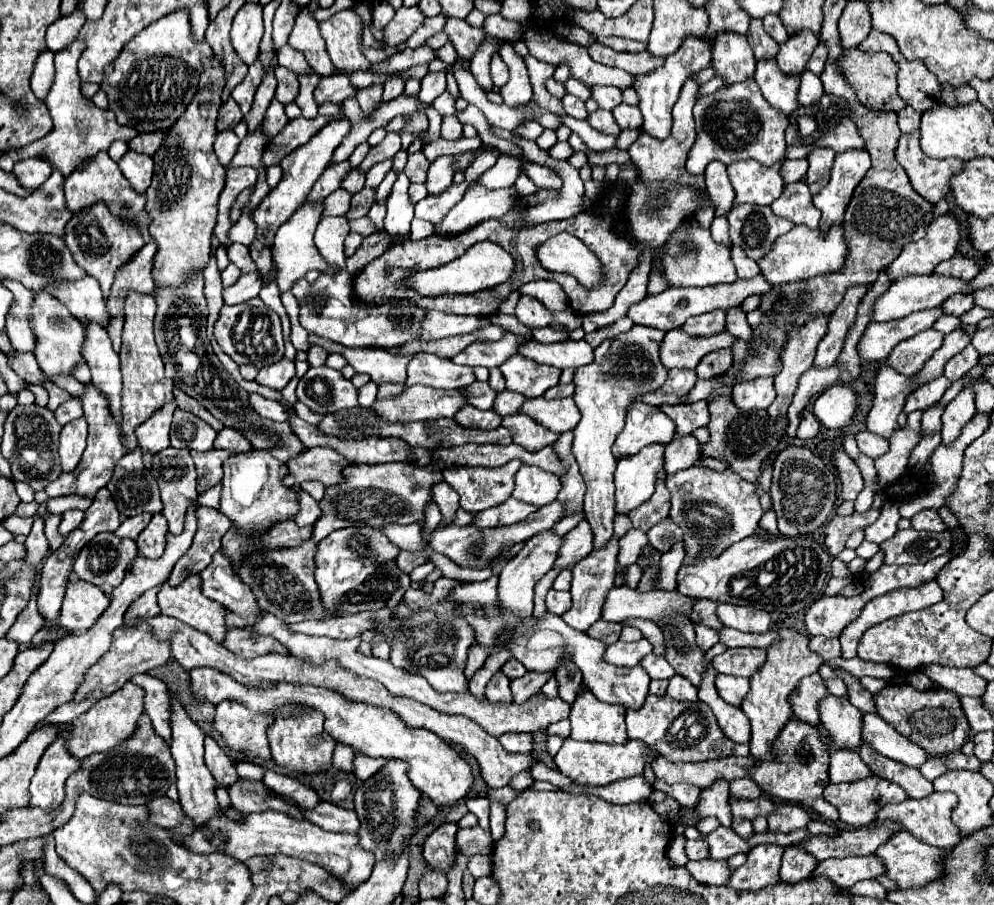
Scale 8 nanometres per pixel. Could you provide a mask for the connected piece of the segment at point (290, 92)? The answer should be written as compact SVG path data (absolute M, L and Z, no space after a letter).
M276 67L274 69L276 73L276 79L278 79L278 89L276 89L276 99L282 103L282 105L288 105L292 103L292 99L296 99L296 93L298 93L298 77L296 73L284 69L284 67Z

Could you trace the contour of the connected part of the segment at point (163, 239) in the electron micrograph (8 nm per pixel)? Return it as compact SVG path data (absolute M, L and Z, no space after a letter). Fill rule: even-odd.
M202 61L202 65L210 65L210 67L206 67L204 71L202 71L202 75L200 75L200 83L198 83L198 93L196 93L196 97L192 97L192 103L186 107L186 111L182 113L184 117L192 117L192 125L188 125L188 119L186 119L186 125L182 125L182 117L178 119L178 121L174 121L174 125L166 131L166 137L164 137L164 141L162 141L162 145L160 145L160 149L154 153L154 177L152 177L152 185L150 185L150 189L146 191L146 199L148 199L148 203L146 203L146 211L150 213L150 217L152 217L152 223L150 223L150 235L156 239L156 243L158 243L158 253L156 253L156 257L154 257L154 269L152 269L152 275L154 275L154 281L158 283L158 285L180 285L182 283L182 275L184 273L188 273L188 271L202 271L204 267L206 267L206 263L208 263L208 259L210 259L210 239L212 239L212 233L214 233L214 227L216 227L216 215L218 215L218 195L220 195L220 191L224 189L224 177L226 177L226 169L218 163L218 157L214 155L214 149L212 149L212 145L214 145L214 139L216 139L216 119L218 119L218 107L220 107L220 95L222 95L222 89L224 89L224 85L226 85L226 75L224 75L224 69L222 67L212 67L212 63L210 61ZM182 153L184 153L184 163L188 165L188 169L190 169L190 177L188 177L188 183L186 183L186 191L182 193Z

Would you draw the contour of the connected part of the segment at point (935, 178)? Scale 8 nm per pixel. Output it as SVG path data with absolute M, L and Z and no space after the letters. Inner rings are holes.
M918 131L902 135L896 147L896 161L904 167L912 189L926 201L938 203L948 193L948 177L960 169L960 159L932 159L920 149Z

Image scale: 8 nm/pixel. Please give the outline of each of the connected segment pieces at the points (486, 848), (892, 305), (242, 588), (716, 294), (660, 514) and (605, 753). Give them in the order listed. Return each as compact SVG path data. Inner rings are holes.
M478 825L472 829L460 827L456 835L456 851L462 855L476 855L476 853L488 855L492 851L492 837L490 833L484 833Z
M912 275L912 277L904 277L896 283L892 283L872 305L872 321L892 321L892 319L900 319L906 317L910 313L916 311L924 311L924 309L932 309L932 307L940 307L944 299L948 299L950 295L962 293L962 289L968 283L962 279L954 279L954 277L938 277L938 275Z
M216 553L216 557L212 557L212 563L200 573L200 577L202 593L208 599L226 605L226 609L244 617L248 625L260 621L262 611L256 603L252 589L232 571L230 561L222 553Z
M756 275L752 279L736 279L734 283L728 283L728 285L710 285L710 287L702 287L702 289L696 289L696 287L666 289L658 295L646 295L642 301L630 305L628 317L634 323L656 327L656 329L662 329L662 331L670 331L670 329L678 329L680 325L684 325L684 321L688 317L702 315L702 313L708 313L708 311L714 311L714 309L738 307L746 297L766 293L770 287L772 285L768 285L768 281L764 281L764 277Z
M658 473L656 477L656 491L650 497L650 501L646 501L644 505L640 505L638 509L634 509L630 513L632 525L640 531L648 531L652 525L656 525L658 521L668 517L670 511L670 491L664 485L666 481L666 473Z
M564 739L562 749L554 757L560 773L570 777L580 785L610 785L614 781L642 775L646 763L646 745L642 741L626 741L624 745L604 745L604 743L584 743L576 739Z

